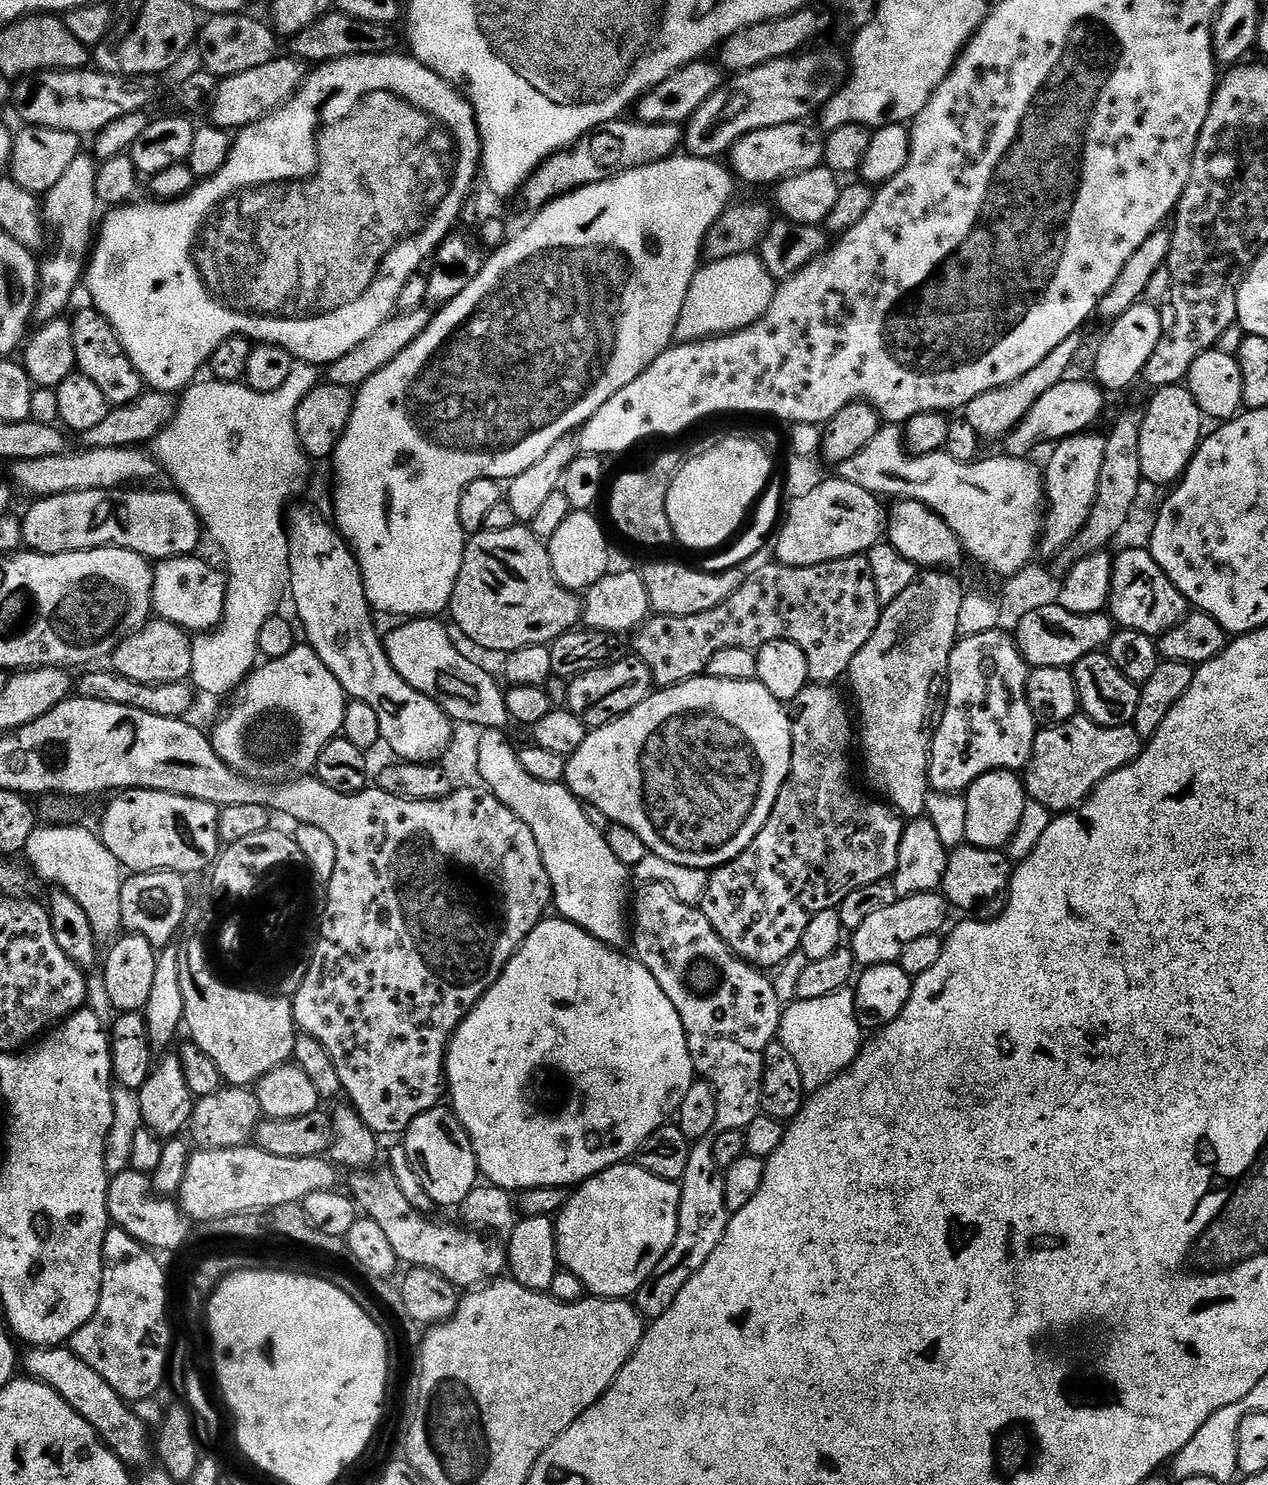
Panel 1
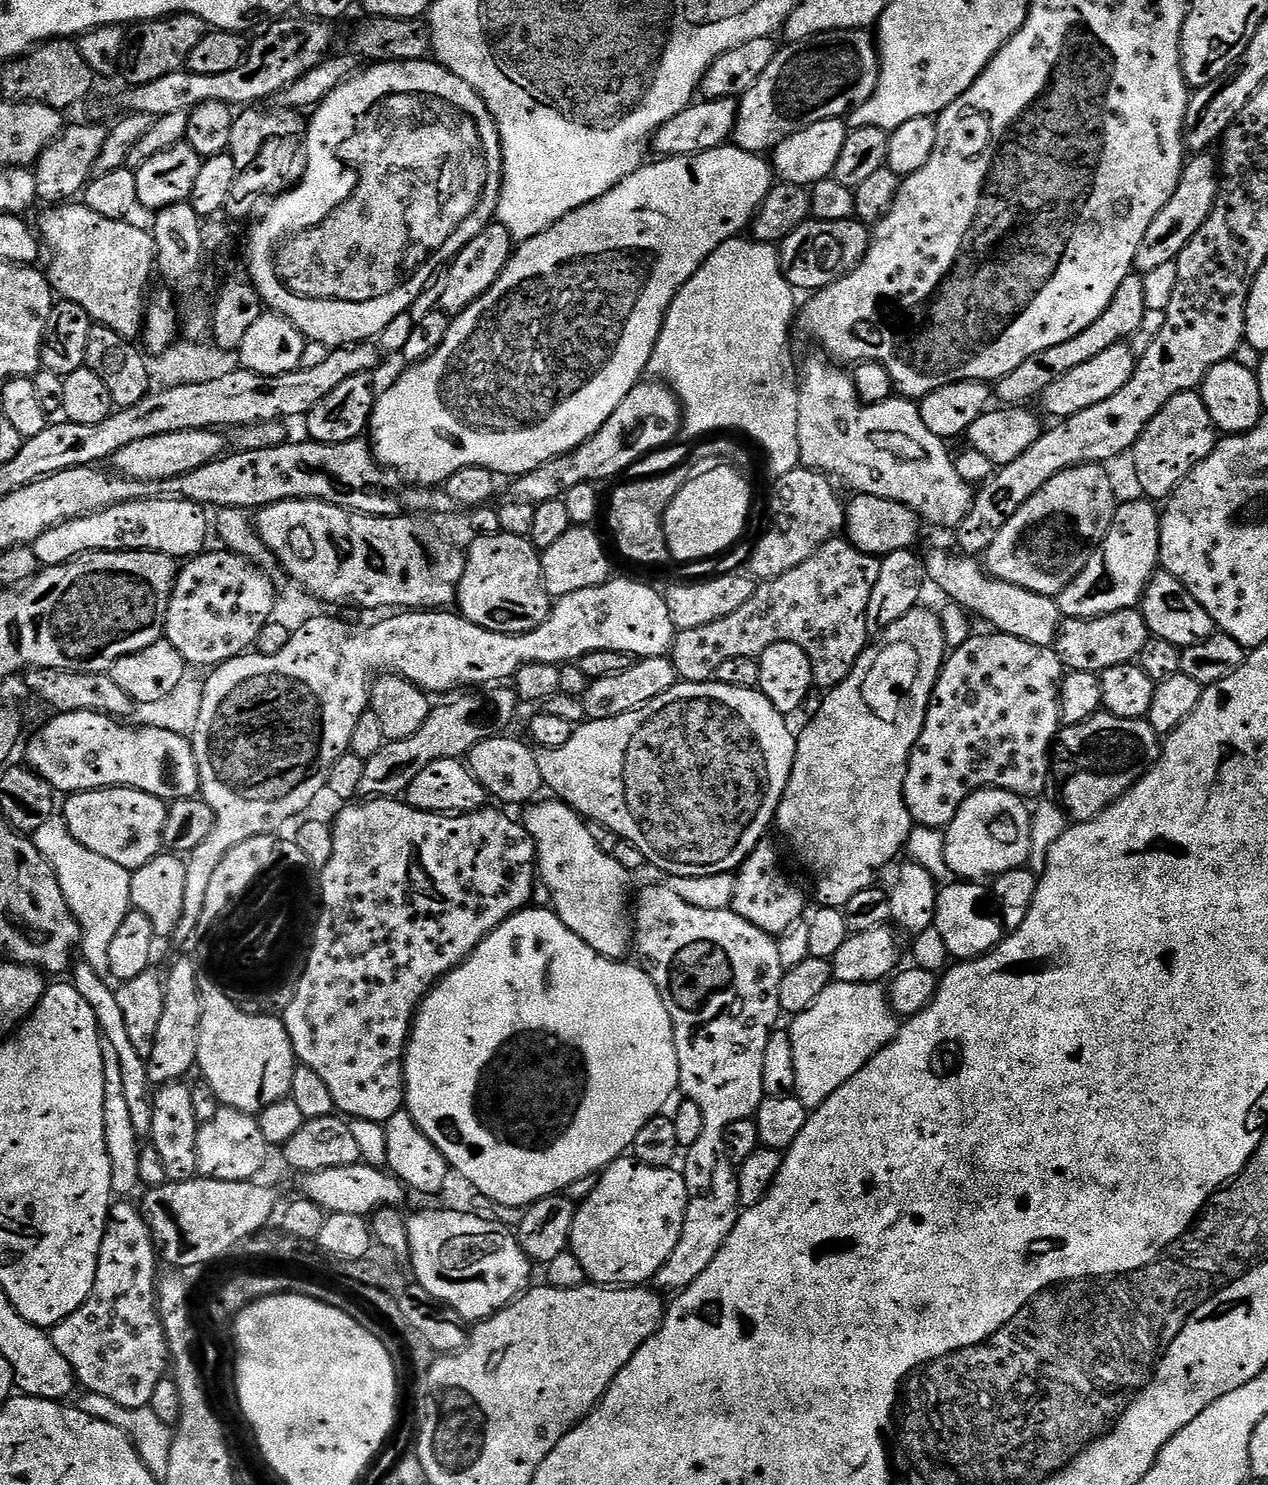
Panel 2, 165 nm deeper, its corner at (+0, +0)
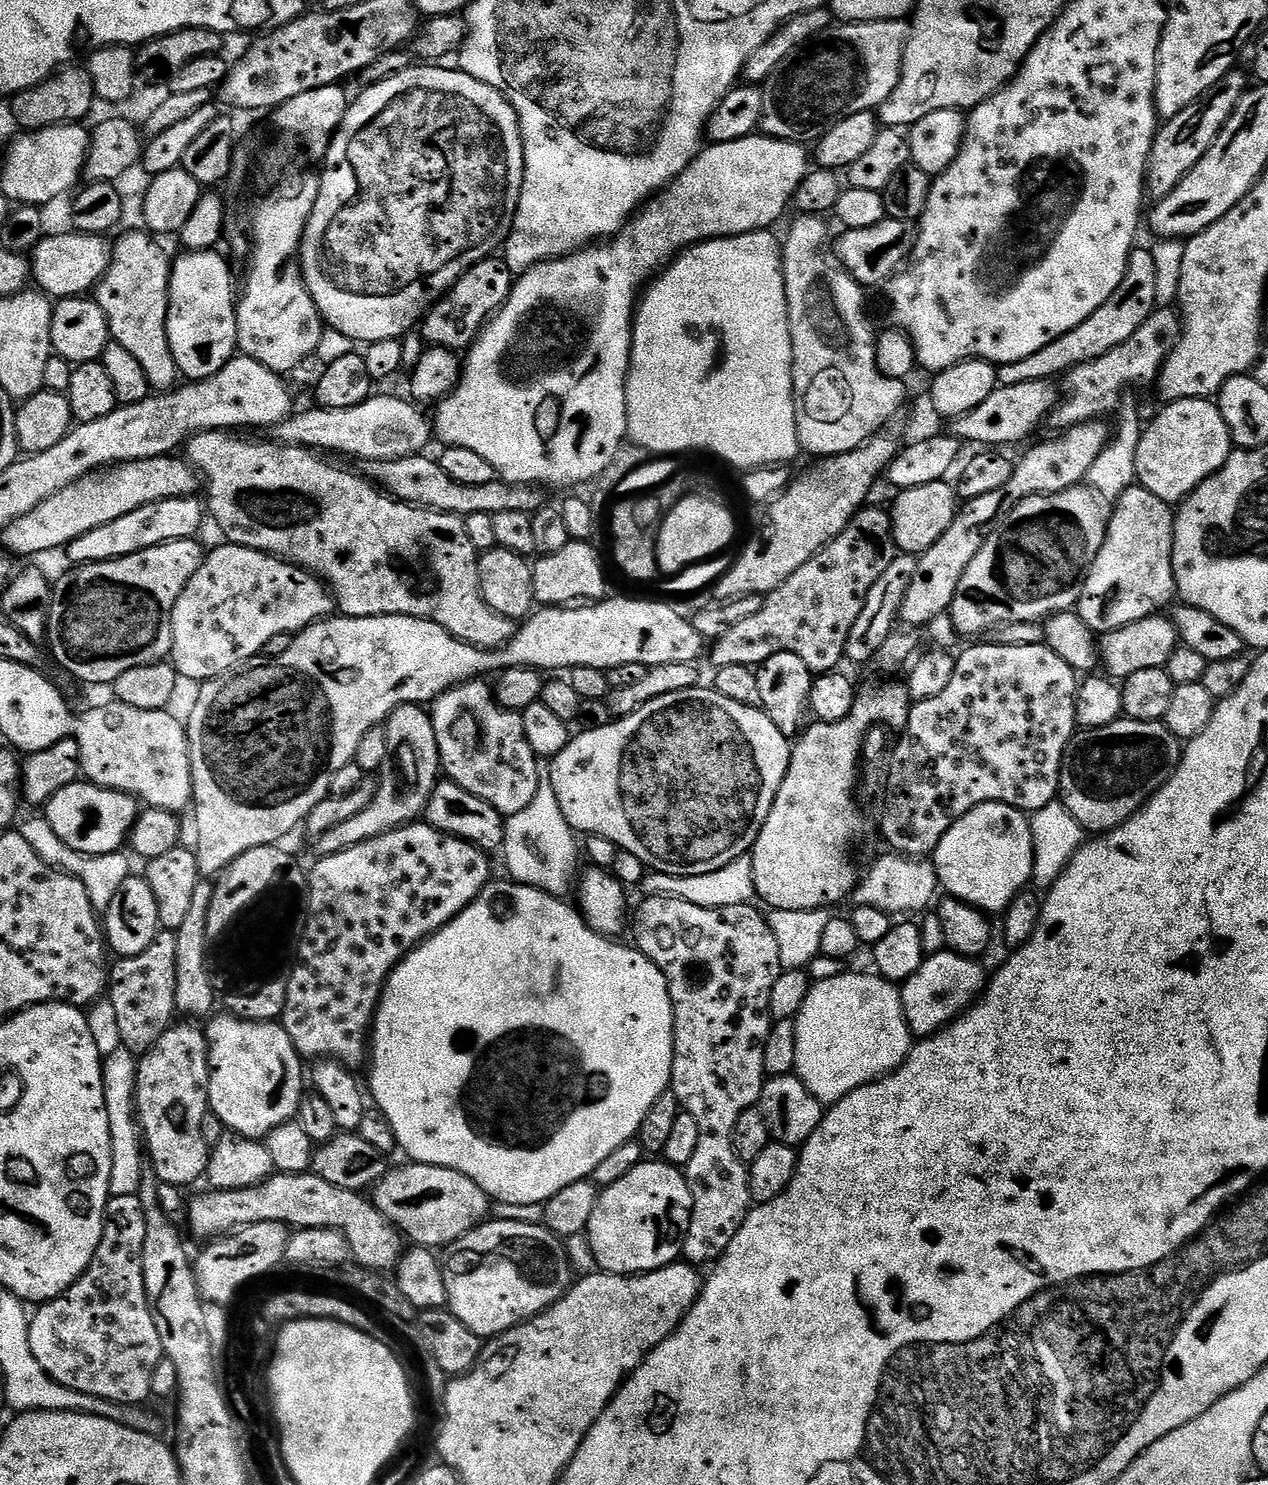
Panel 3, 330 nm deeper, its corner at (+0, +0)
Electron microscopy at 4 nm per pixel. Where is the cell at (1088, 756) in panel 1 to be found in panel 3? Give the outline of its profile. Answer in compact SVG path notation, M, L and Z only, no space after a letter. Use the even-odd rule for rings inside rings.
M1121 718L1110 726L1077 731L1064 751L1059 799L1085 833L1103 834L1119 828L1148 803L1180 764L1181 741L1163 722Z

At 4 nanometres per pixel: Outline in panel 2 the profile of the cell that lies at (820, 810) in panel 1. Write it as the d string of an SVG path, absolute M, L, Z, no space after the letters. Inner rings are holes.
M760 843L745 858L735 873L736 881L734 882L731 909L742 918L746 918L746 922L758 926L758 930L780 938L801 923L802 917L805 915L804 892L784 873L775 846L768 843Z

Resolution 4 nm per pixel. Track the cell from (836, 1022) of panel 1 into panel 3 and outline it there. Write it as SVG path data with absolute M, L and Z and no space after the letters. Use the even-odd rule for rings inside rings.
M844 970L841 971L838 978L826 978L825 980L815 981L811 990L806 994L806 1002L802 1002L802 1010L794 1017L796 1037L798 1038L798 1046L794 1049L794 1066L796 1067L794 1074L804 1083L806 1090L810 1090L810 1094L814 1094L814 1098L818 1098L818 1102L822 1105L834 1105L842 1098L846 1098L846 1094L850 1094L867 1084L872 1084L882 1076L890 1075L895 1068L901 1068L904 1065L904 1060L908 1057L908 1051L912 1049L914 1037L904 1017L900 988L893 981L885 980L879 974L871 975L867 976L864 972L848 972L848 970Z

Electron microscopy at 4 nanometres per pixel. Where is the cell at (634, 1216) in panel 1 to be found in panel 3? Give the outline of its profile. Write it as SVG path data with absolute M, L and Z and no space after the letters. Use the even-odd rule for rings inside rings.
M648 1158L634 1166L625 1177L619 1178L618 1182L601 1191L594 1214L590 1214L586 1235L590 1238L590 1247L594 1249L599 1271L613 1272L615 1276L639 1276L681 1259L686 1230L691 1221L692 1195L687 1175L677 1165Z

